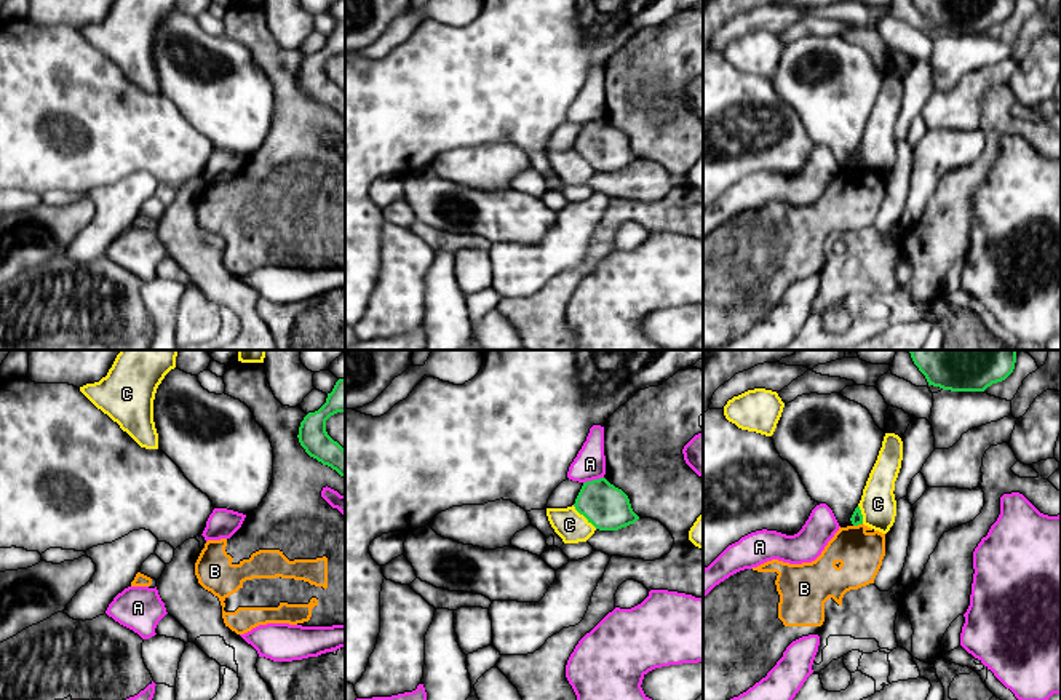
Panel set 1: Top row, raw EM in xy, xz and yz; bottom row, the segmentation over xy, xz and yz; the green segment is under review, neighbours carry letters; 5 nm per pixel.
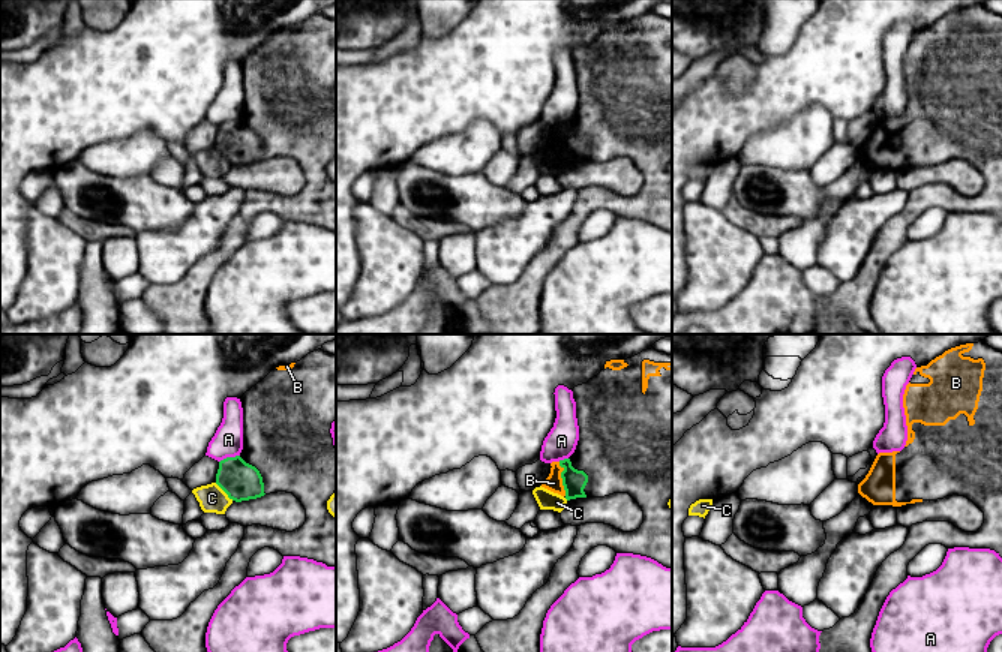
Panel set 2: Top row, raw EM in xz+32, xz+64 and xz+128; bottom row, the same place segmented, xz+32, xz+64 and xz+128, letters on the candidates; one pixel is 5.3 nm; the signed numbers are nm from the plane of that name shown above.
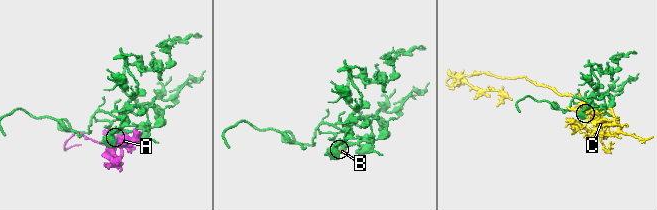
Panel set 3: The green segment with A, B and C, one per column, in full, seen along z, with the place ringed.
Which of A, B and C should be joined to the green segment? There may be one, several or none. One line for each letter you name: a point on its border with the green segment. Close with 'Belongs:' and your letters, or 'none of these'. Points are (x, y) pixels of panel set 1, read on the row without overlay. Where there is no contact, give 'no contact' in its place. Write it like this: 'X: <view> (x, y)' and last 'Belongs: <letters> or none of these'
Belongs: none of these

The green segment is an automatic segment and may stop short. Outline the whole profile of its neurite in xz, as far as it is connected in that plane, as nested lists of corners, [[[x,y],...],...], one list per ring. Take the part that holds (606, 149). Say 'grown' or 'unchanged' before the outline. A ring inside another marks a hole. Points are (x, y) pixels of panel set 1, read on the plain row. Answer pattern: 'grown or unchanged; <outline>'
unchanged; [[[606,120],[583,125],[574,149],[599,173],[618,173],[639,161],[628,137]]]

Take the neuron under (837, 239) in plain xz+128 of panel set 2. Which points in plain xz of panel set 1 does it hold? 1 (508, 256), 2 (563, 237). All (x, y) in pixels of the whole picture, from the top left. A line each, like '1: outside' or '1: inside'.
1: inside
2: inside

